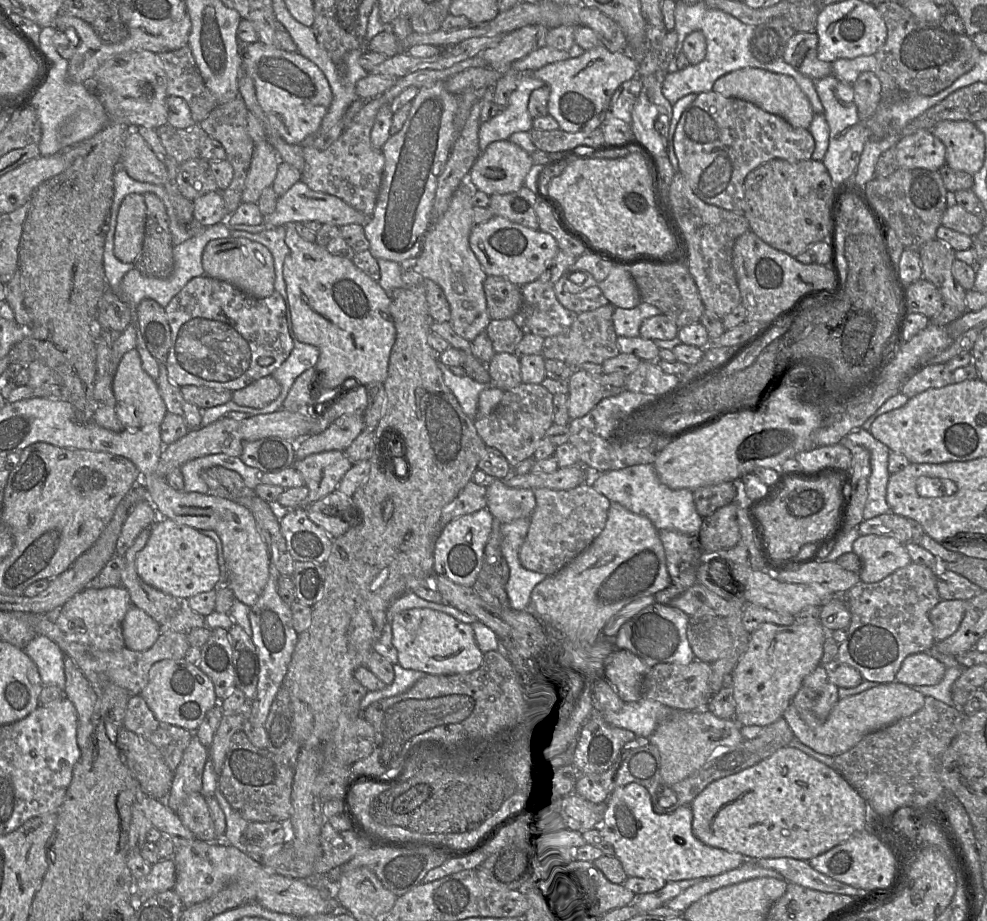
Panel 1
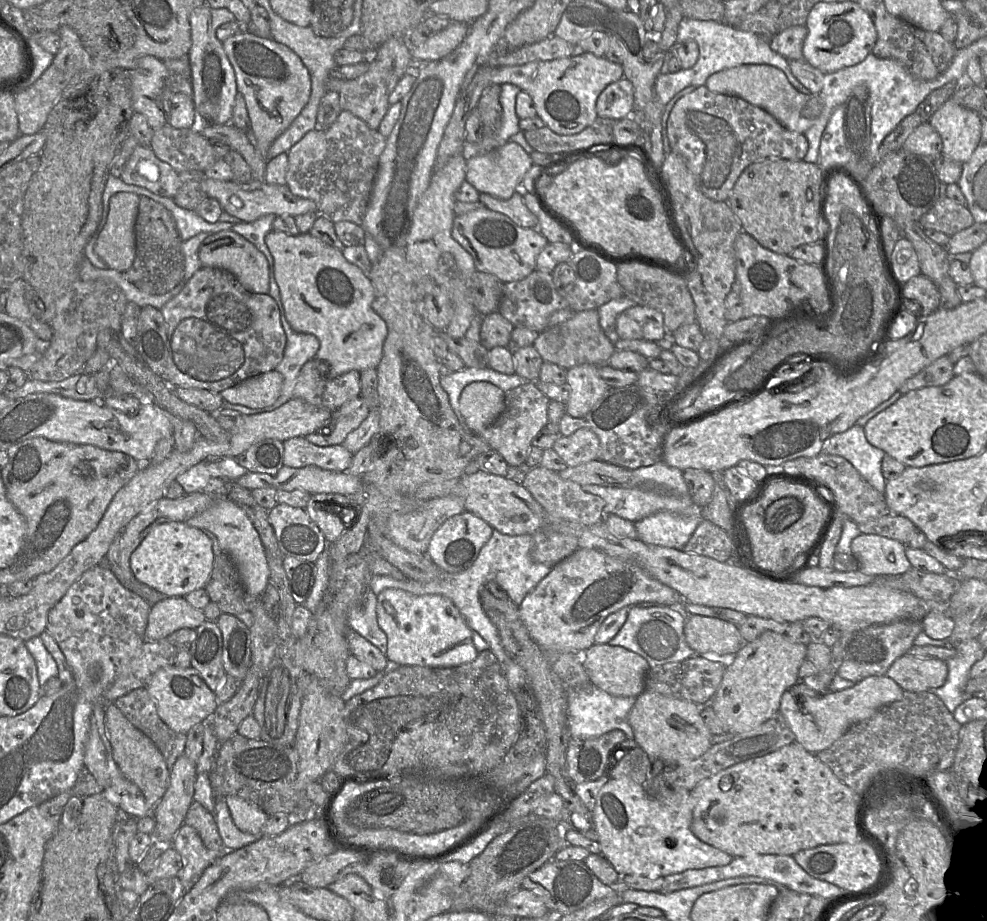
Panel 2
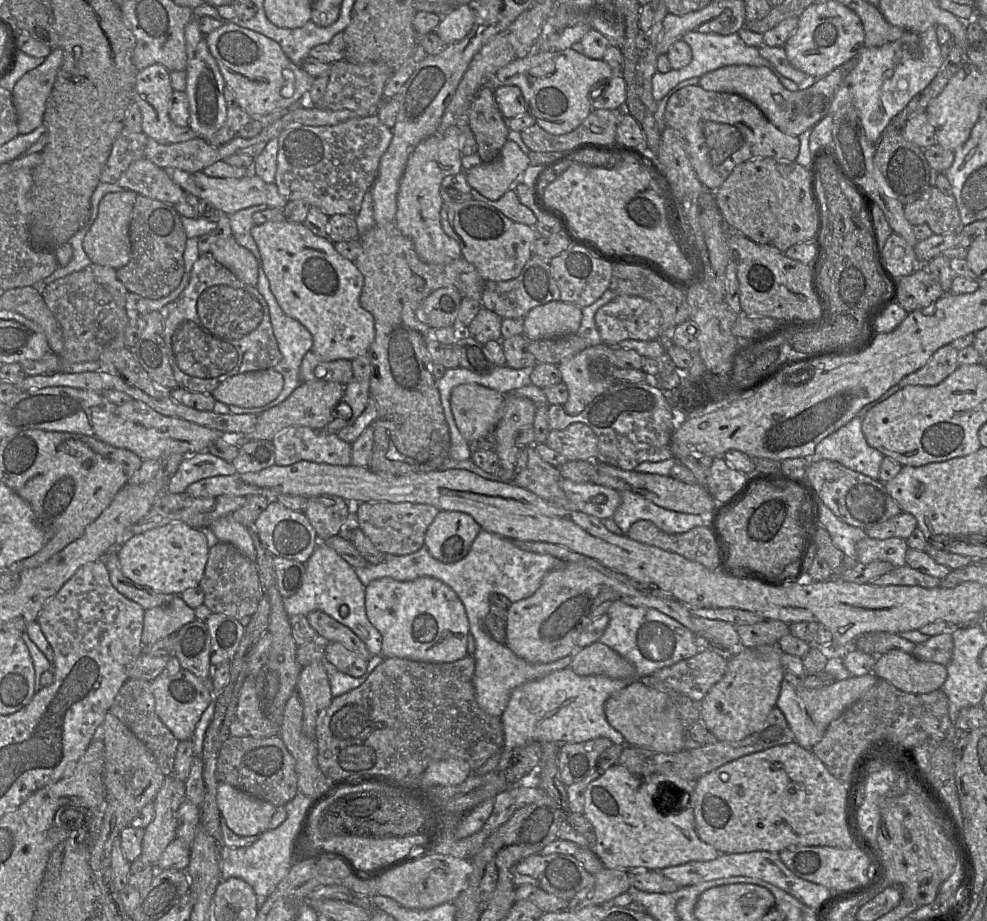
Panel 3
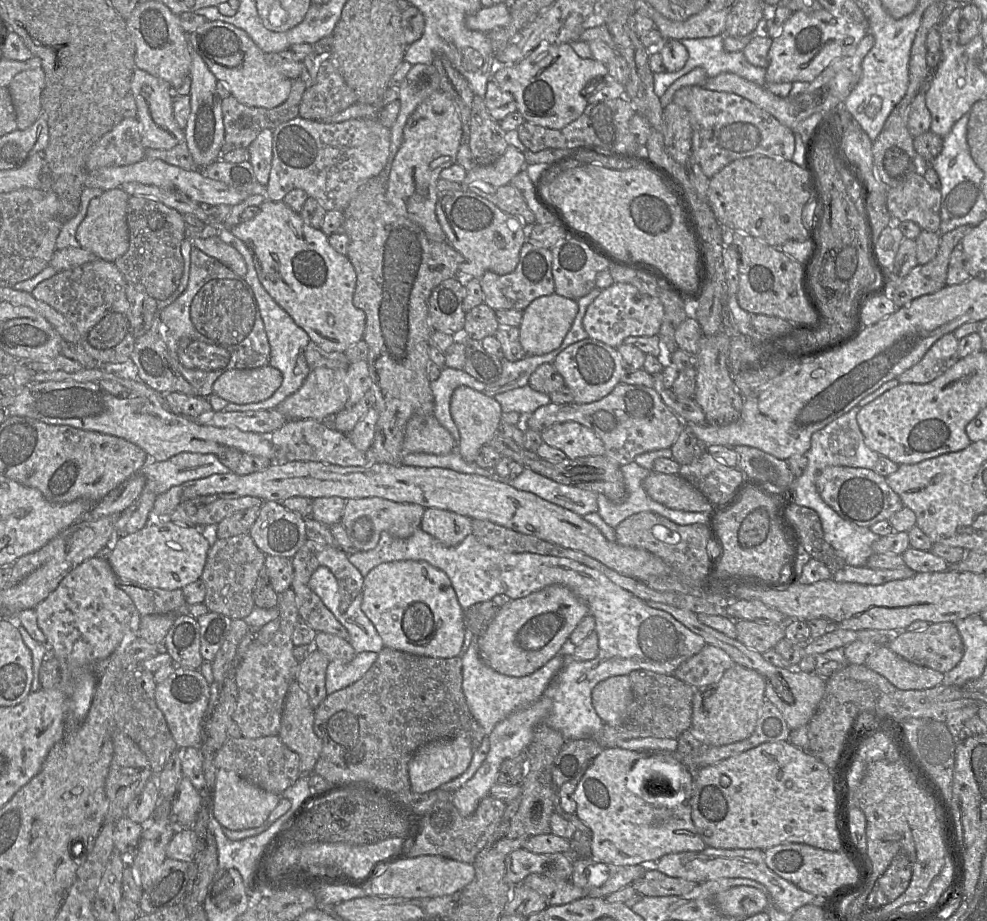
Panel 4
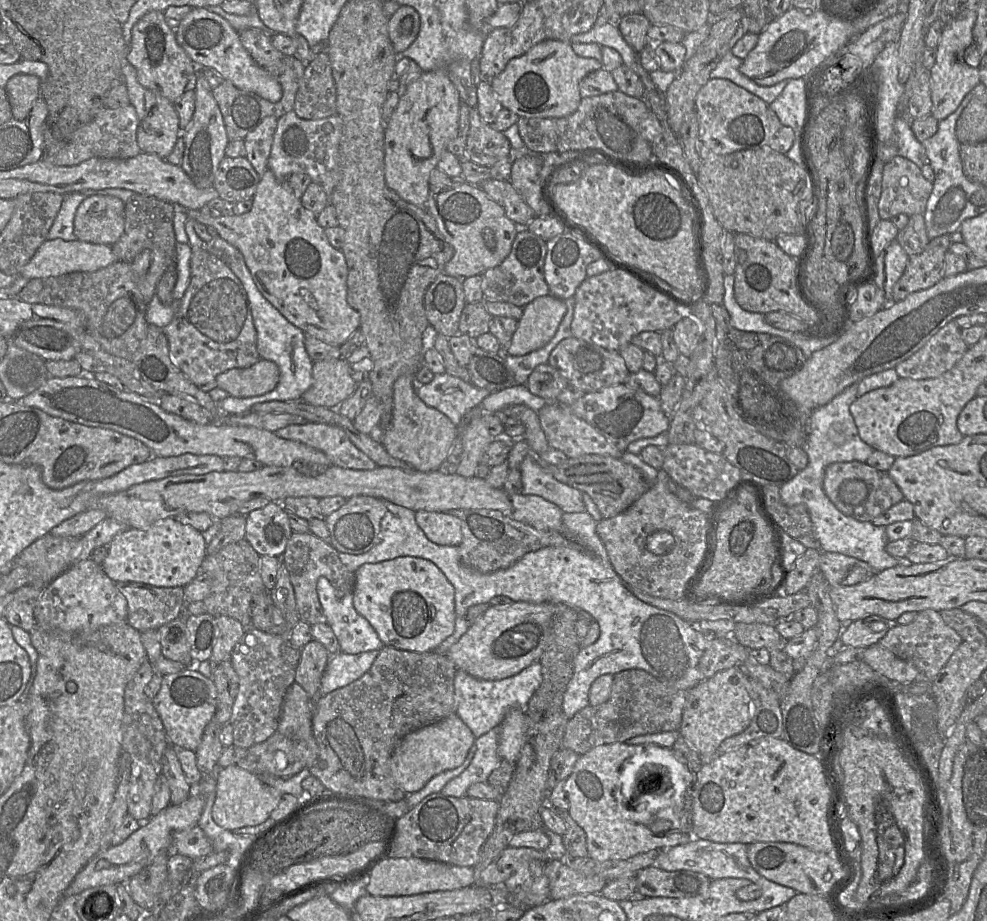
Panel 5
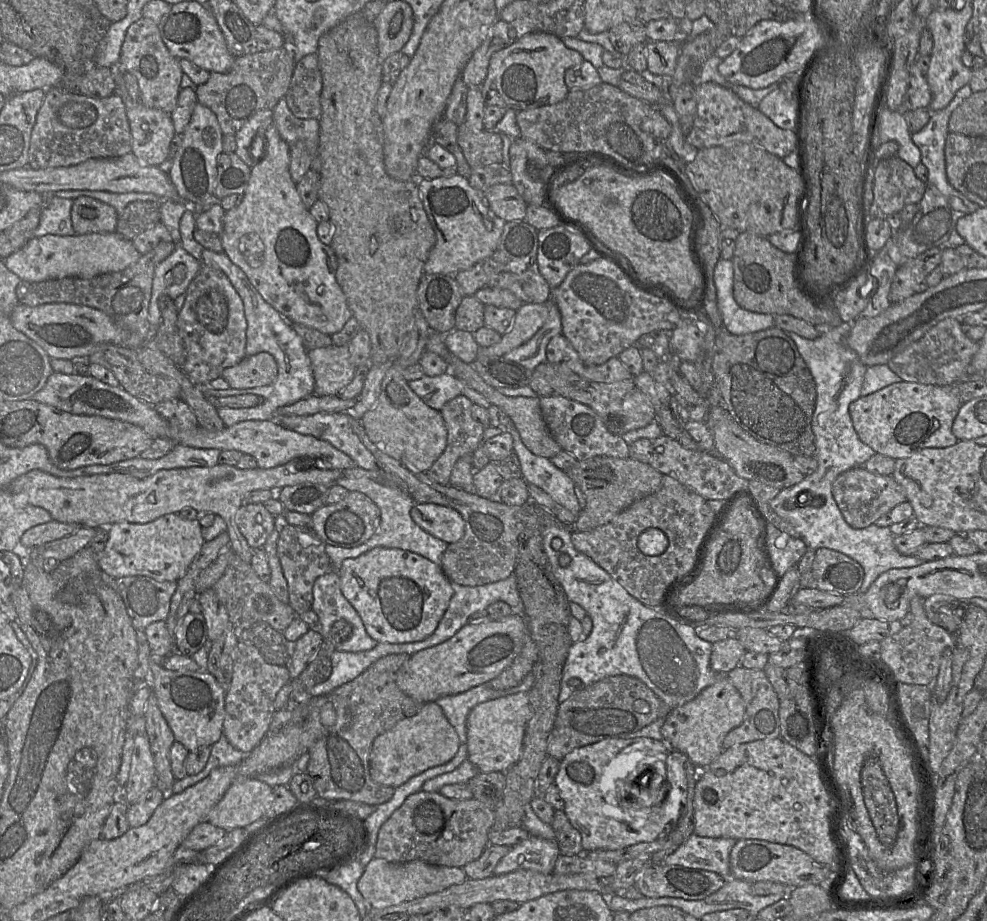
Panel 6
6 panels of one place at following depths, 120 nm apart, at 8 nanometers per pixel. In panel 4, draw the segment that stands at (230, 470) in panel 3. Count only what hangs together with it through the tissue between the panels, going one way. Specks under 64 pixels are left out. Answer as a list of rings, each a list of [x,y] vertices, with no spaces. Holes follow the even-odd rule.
[[[181,452],[166,461],[150,460],[138,473],[146,478],[143,491],[159,495],[173,486],[228,472],[231,470],[219,461],[216,454]]]

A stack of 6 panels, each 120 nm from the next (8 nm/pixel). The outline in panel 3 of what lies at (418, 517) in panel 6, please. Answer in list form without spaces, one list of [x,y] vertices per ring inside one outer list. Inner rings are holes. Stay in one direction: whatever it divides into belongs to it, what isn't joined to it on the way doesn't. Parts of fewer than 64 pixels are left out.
[[[442,510],[426,531],[425,546],[441,562],[455,563],[470,552],[481,530],[481,526],[469,514]]]

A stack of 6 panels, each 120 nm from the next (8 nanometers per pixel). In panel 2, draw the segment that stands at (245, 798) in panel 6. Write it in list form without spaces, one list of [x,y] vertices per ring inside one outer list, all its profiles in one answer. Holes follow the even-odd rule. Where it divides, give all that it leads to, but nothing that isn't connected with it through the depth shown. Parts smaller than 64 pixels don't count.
[[[237,796],[224,797],[235,825],[242,831],[260,835],[268,816],[257,805]]]

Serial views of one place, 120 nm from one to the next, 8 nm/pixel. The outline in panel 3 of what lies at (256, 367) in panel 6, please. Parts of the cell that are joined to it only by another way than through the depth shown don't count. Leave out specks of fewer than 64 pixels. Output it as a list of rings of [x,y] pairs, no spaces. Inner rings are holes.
[[[266,369],[231,376],[211,394],[227,405],[257,408],[274,401],[282,388],[283,376],[274,369]]]

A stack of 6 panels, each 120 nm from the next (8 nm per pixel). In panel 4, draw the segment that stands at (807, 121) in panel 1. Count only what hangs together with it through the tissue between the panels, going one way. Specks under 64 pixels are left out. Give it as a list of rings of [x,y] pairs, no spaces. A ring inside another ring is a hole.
[[[871,33],[866,34],[852,54],[832,62],[810,83],[804,92],[796,96],[776,96],[764,87],[730,72],[707,78],[704,88],[717,92],[737,94],[772,115],[782,125],[792,129],[815,113],[831,114],[834,109],[841,107],[844,100],[859,82],[862,74],[862,61],[873,45],[874,36]]]

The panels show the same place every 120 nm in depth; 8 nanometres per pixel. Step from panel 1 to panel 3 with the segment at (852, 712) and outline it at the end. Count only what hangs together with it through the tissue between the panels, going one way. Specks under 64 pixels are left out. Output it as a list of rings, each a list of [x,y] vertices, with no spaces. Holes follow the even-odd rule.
[[[786,671],[776,706],[783,712],[795,735],[795,742],[803,748],[812,749],[822,739],[830,723],[870,690],[878,679],[875,674],[868,673],[834,681],[825,687],[808,689],[803,686],[801,678]]]

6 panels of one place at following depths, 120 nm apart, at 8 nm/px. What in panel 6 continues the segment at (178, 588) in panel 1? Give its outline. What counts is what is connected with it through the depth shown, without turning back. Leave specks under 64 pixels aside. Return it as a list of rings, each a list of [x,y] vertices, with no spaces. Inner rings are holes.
[[[178,513],[166,514],[148,523],[114,523],[108,530],[106,546],[99,555],[99,566],[108,579],[126,576],[147,576],[159,582],[177,582],[186,574],[192,561],[205,543],[202,529],[203,527],[198,520],[185,519]]]

